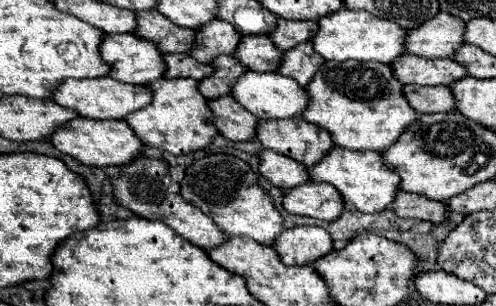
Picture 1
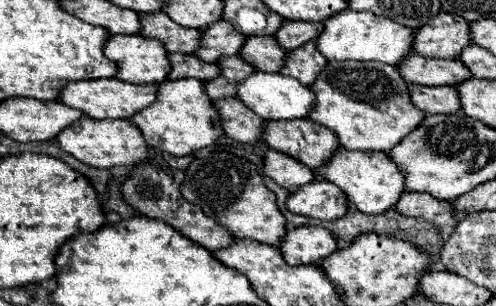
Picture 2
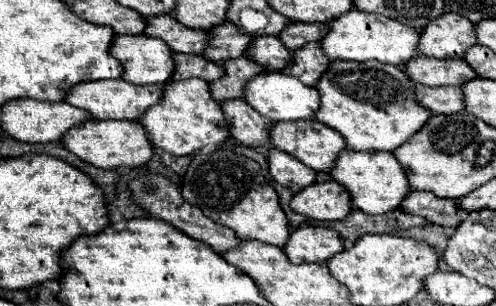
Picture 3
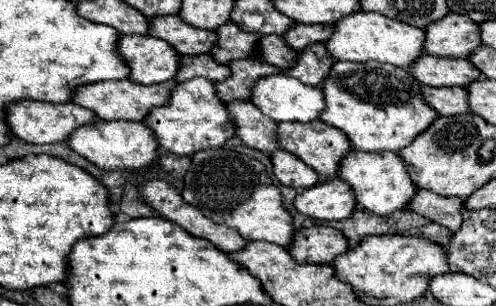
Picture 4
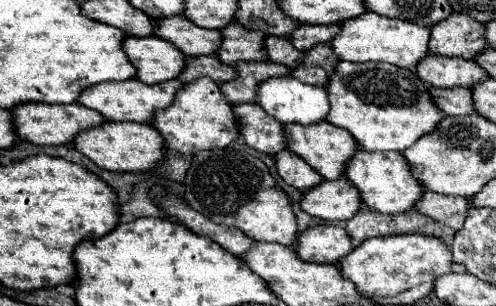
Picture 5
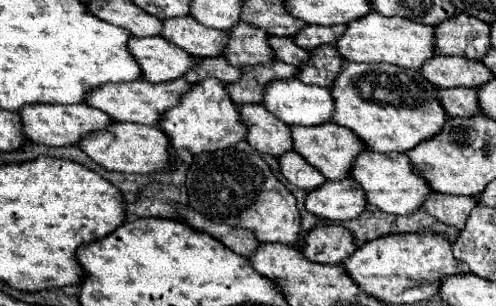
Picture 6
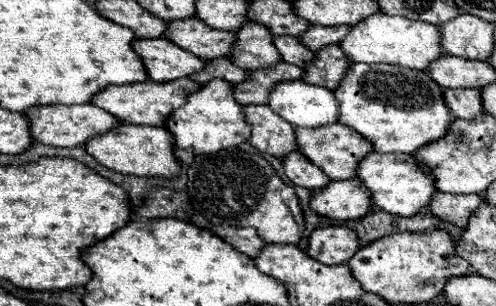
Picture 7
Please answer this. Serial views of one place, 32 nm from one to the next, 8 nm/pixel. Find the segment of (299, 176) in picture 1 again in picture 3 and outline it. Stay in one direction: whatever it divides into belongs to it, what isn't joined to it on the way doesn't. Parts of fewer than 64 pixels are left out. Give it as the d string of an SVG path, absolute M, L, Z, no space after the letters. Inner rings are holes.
M272 148L268 152L268 164L274 180L292 190L302 190L308 184L316 182L316 172L312 168L308 168L294 156L288 156L288 152L280 152L278 148Z

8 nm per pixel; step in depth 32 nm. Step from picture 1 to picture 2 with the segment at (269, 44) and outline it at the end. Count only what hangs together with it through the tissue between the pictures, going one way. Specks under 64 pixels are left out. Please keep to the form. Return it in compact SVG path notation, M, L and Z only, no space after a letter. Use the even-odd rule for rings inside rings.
M250 36L240 56L260 72L280 72L288 58L288 50L280 48L274 36Z

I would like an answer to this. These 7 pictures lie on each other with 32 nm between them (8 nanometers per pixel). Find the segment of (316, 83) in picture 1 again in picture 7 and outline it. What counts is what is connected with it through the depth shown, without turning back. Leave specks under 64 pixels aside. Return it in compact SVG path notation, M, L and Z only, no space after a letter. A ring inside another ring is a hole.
M352 64L336 90L340 102L340 124L360 132L374 144L376 152L414 154L424 144L440 140L454 116L444 104L444 90L424 70L390 64Z

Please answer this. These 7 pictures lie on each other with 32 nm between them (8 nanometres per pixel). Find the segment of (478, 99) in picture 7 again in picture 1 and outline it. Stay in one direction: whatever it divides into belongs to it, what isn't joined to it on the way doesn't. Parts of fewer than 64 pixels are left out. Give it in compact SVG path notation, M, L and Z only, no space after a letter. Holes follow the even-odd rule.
M406 86L404 96L420 114L456 110L456 98L448 86Z

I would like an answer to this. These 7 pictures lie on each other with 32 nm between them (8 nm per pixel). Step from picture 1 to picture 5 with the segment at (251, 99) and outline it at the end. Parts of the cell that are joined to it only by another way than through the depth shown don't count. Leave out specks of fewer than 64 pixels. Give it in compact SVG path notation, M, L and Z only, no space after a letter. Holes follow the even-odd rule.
M292 76L270 78L270 80L262 82L258 86L256 104L260 104L270 116L280 120L282 124L316 124L316 122L324 122L326 116L328 116L328 108L330 108L326 88L302 84L300 80L296 80Z

